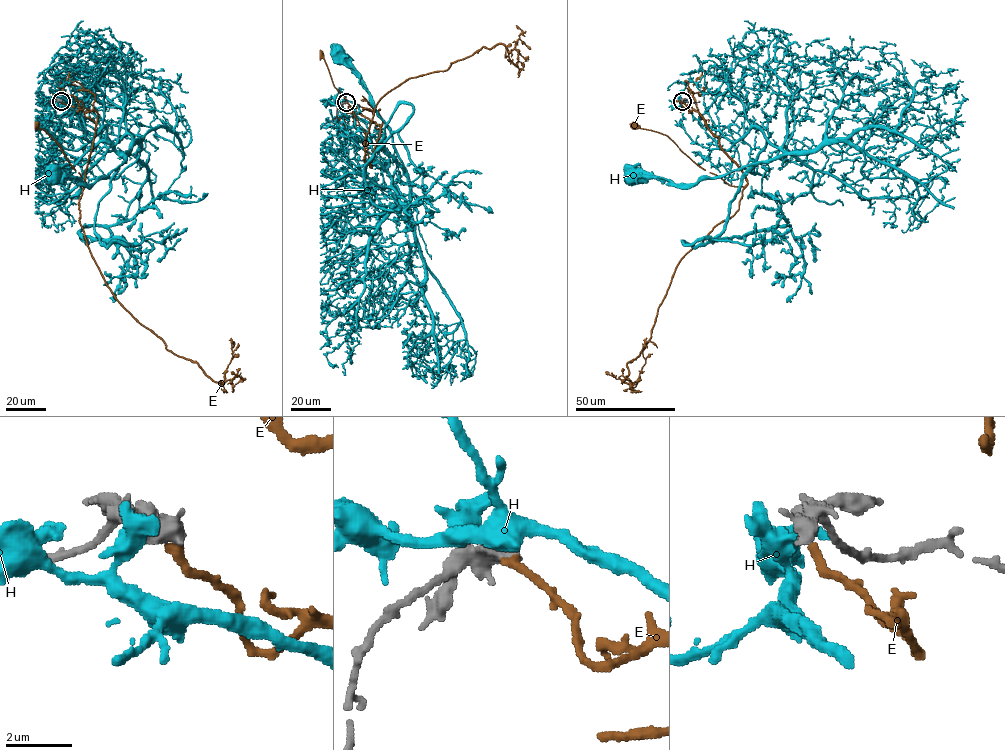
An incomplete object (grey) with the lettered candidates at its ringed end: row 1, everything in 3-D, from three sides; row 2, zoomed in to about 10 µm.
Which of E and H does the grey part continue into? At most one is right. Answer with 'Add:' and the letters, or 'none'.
Add: E

